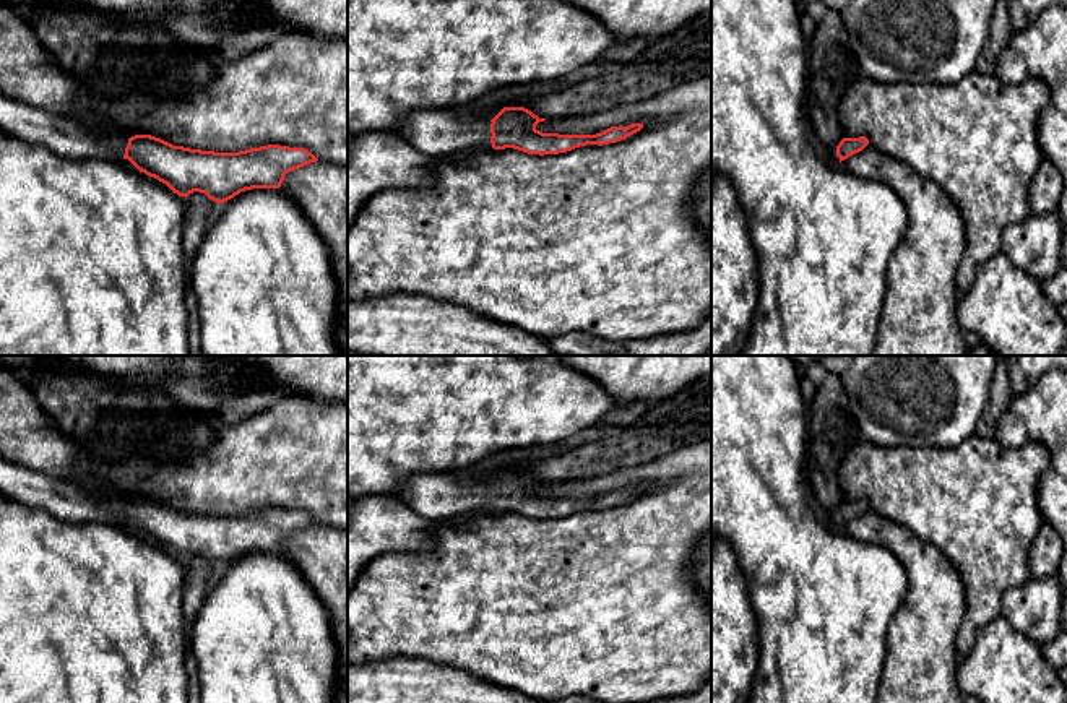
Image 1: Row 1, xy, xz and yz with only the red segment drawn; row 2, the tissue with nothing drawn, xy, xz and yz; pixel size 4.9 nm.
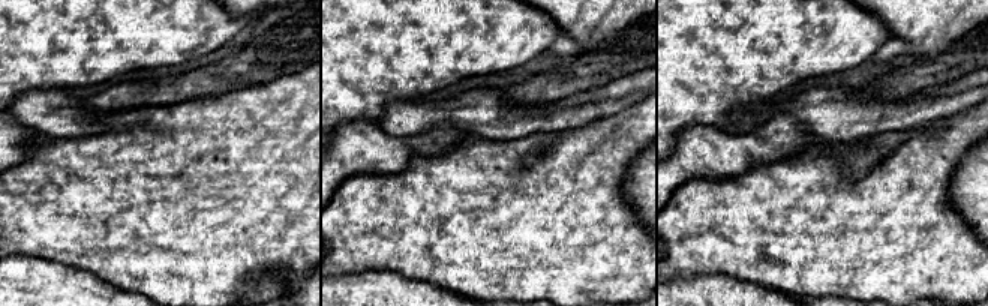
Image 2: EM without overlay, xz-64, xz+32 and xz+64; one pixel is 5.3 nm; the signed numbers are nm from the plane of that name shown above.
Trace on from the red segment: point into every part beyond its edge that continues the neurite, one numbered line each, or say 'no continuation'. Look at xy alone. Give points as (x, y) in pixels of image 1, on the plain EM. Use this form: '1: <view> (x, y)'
1: xy (62, 499)

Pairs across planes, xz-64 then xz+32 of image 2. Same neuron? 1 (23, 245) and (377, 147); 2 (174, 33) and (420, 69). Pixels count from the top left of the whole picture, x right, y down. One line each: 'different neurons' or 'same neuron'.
1: different neurons
2: same neuron

